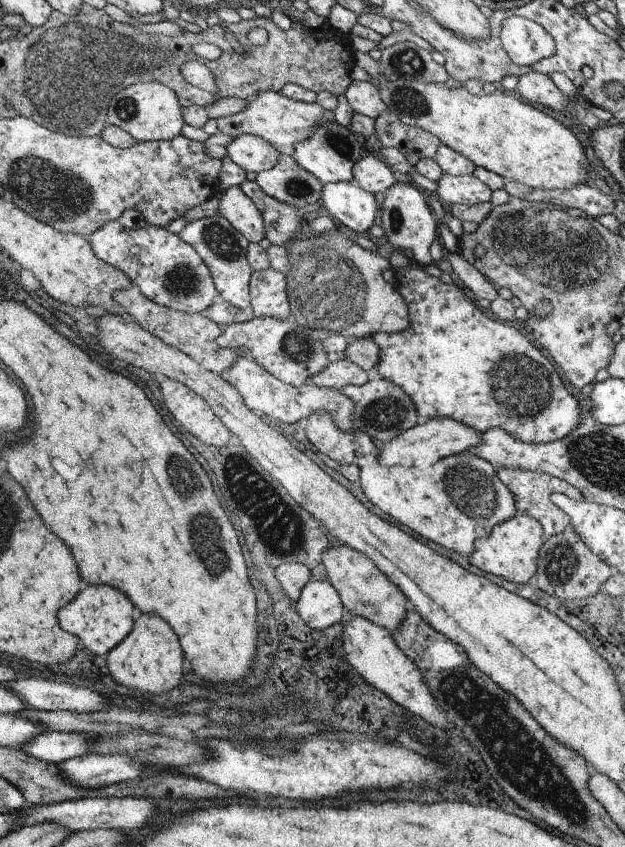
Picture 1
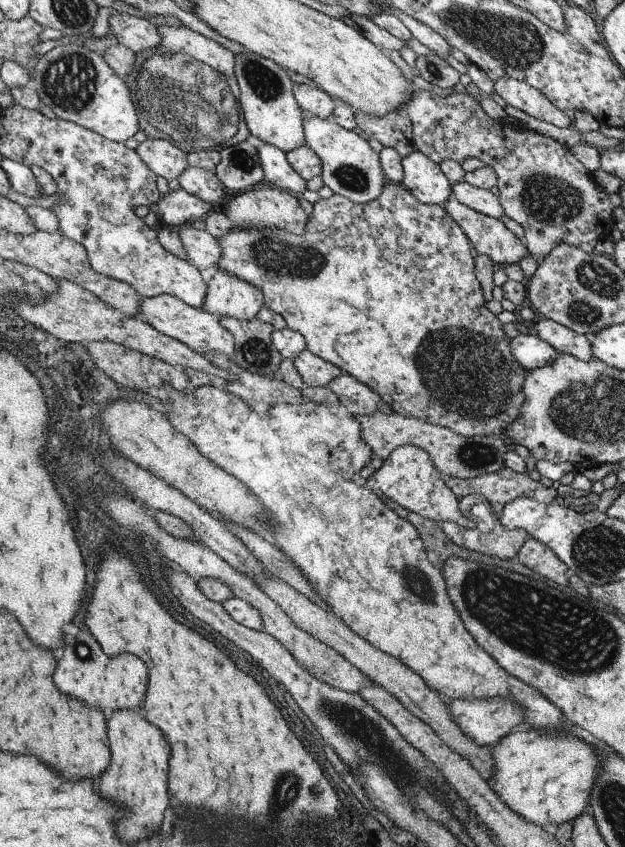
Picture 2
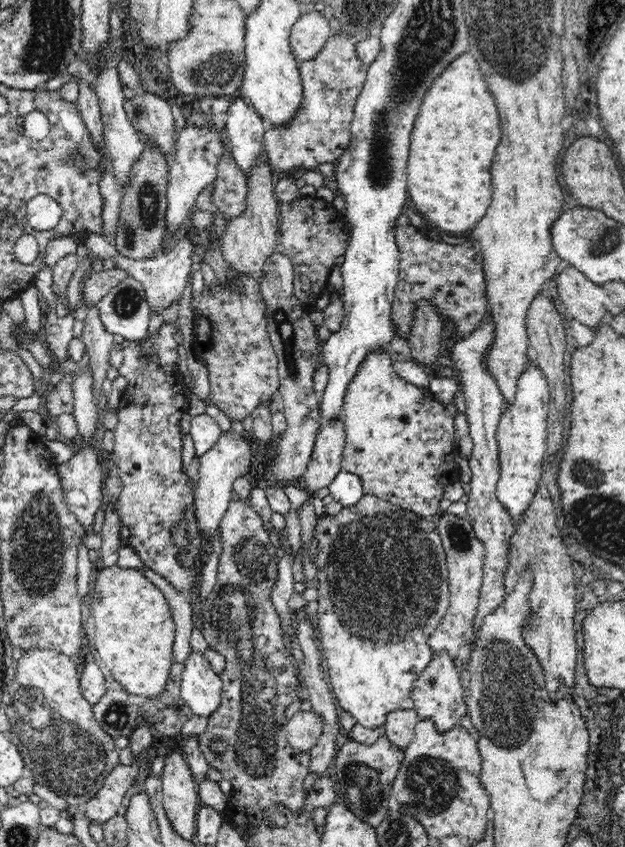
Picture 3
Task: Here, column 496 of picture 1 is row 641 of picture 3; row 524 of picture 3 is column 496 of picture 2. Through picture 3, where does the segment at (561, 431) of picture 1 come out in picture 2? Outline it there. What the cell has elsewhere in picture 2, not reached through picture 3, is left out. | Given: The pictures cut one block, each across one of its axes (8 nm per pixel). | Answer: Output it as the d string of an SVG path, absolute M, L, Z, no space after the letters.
M388 182L383 188L383 193L376 200L367 203L355 203L349 198L343 197L338 193L335 193L327 199L320 199L313 207L313 213L310 217L309 225L306 225L306 230L301 235L293 235L292 233L286 232L285 230L278 229L250 229L247 231L242 231L241 229L236 229L229 233L226 237L218 239L220 241L221 247L223 248L223 255L219 260L219 268L228 271L229 273L234 273L240 278L251 282L254 286L257 286L265 294L265 306L271 308L274 312L282 315L285 318L287 327L293 331L298 331L301 335L305 337L306 346L315 355L320 358L335 364L338 368L341 368L342 372L353 376L358 379L361 383L369 386L373 391L381 395L382 400L390 405L394 412L401 414L403 417L416 417L417 419L425 420L433 425L438 425L441 427L447 427L452 429L456 434L465 437L475 437L475 436L490 436L499 435L501 436L501 431L504 431L511 422L519 416L520 407L525 401L525 394L523 391L523 384L527 375L527 371L519 362L516 357L512 354L511 348L509 346L511 338L509 338L506 333L504 333L504 327L498 317L488 310L487 302L484 299L484 293L482 292L482 286L478 281L478 278L474 275L474 250L469 243L468 237L465 232L458 226L458 223L450 216L450 213L442 205L429 205L420 202L402 183L390 183Z

